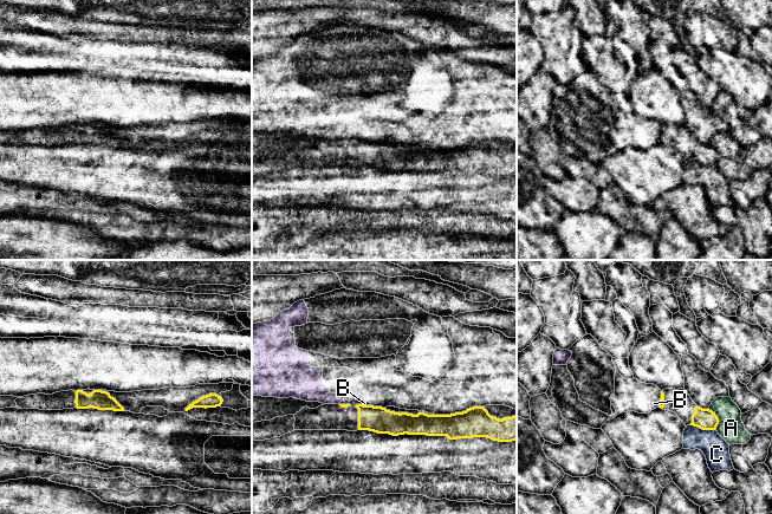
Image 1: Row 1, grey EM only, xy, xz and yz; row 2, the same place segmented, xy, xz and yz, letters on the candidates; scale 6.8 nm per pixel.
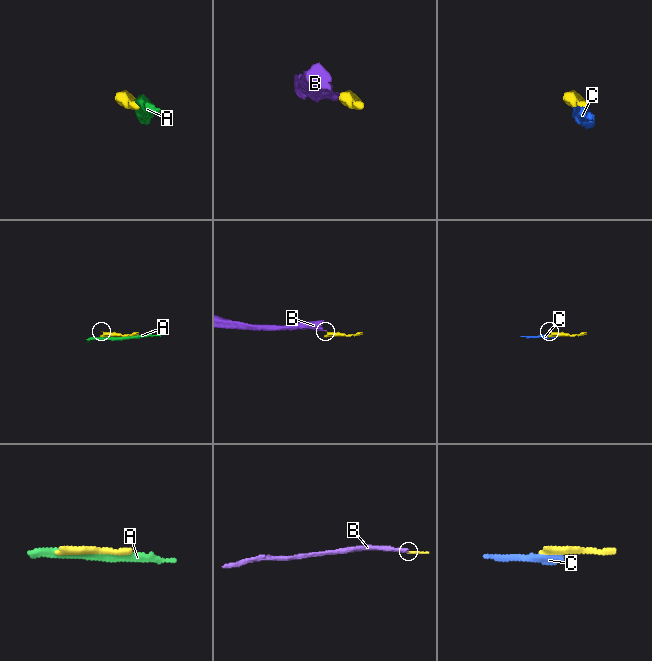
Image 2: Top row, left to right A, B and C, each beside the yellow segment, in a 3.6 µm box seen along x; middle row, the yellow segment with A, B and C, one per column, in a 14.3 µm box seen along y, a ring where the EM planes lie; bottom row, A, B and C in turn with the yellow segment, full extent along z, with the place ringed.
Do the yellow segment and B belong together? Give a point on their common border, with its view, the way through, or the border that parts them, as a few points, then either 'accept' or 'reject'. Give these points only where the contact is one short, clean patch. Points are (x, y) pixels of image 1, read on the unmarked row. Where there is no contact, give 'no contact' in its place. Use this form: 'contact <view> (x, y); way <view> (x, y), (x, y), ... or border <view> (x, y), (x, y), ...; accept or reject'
contact xz (367, 141); border xz (362, 138), (370, 141); reject

